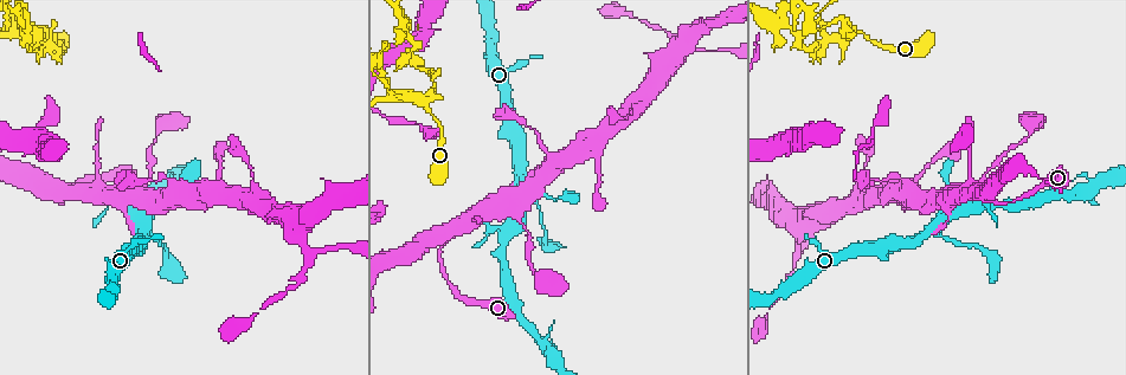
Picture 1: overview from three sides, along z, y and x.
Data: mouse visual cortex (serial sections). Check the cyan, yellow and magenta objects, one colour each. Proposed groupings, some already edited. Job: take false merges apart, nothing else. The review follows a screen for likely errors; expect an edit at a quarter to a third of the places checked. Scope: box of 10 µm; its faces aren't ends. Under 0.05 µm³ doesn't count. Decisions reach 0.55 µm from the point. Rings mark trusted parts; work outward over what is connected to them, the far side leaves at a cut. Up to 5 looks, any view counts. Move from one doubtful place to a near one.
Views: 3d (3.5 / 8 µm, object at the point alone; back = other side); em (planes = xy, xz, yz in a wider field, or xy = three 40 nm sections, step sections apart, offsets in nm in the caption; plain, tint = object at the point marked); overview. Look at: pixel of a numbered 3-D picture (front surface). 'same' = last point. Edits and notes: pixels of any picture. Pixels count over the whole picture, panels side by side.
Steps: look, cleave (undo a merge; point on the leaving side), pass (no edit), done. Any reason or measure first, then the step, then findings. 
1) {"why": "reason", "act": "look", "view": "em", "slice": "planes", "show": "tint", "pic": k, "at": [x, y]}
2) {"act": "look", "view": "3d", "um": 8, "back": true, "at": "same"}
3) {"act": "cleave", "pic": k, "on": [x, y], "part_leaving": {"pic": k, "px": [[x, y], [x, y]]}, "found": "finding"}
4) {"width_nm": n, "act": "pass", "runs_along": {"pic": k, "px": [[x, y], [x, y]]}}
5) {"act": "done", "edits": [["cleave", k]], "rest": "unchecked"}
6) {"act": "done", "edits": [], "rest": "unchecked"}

{"why": "sharp bend", "act": "look", "view": "3d", "um": 3.5, "pic": 1, "at": [864, 199]}

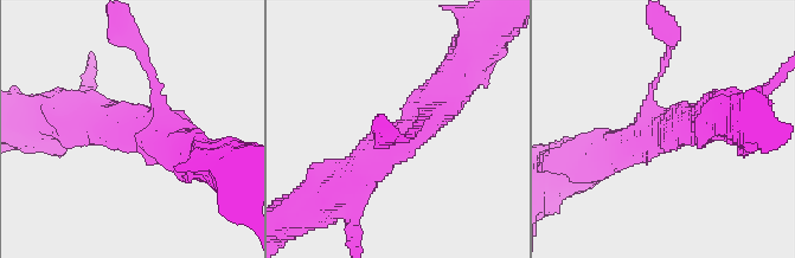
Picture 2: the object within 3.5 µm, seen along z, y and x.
{"arms": 3, "arm_widths_nm": [100, 400, 500], "why": "now the EM", "act": "look", "view": "em", "slice": "xy", "step": 5, "show": "tint", "pic": 2, "at": [149, 134]}

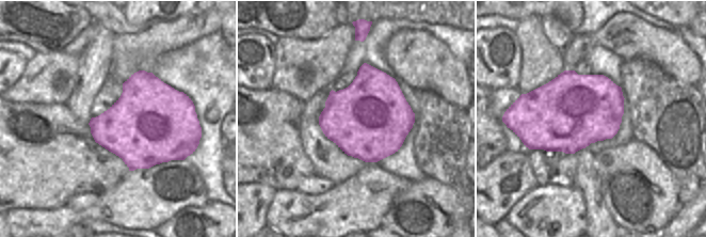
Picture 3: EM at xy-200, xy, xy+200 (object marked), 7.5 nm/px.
{"act": "pass", "runs_along": {"pic": 2, "px": [[352, 175], [421, 121], [461, 69]]}, "found": "all the same cell"}

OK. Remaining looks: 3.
{"why": "narrows sharply", "act": "look", "view": "3d", "um": 8, "back": true, "pic": 1, "at": [793, 271]}

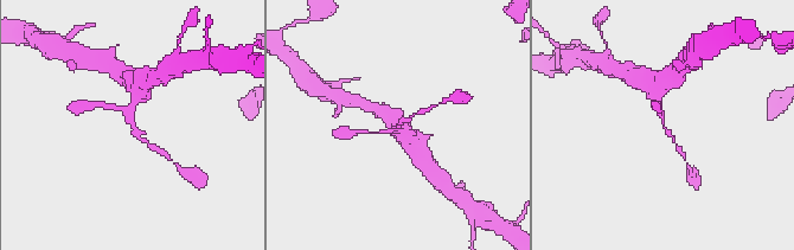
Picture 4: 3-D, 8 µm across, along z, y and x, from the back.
{"arms": 3, "arm_widths_nm": [100, 150, 250], "act": "look", "view": "em", "slice": "xy", "step": 1, "show": "tint", "at": "same"}

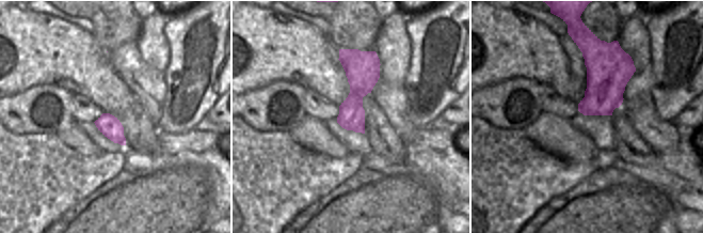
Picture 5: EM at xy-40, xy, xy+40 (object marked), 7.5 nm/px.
{"act": "pass", "runs_along": {"pic": 4, "px": [[659, 93], [661, 123], [676, 145]]}, "found": "one cell here"}

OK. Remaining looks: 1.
{"act": "done", "edits": [], "rest": "unchecked"}

